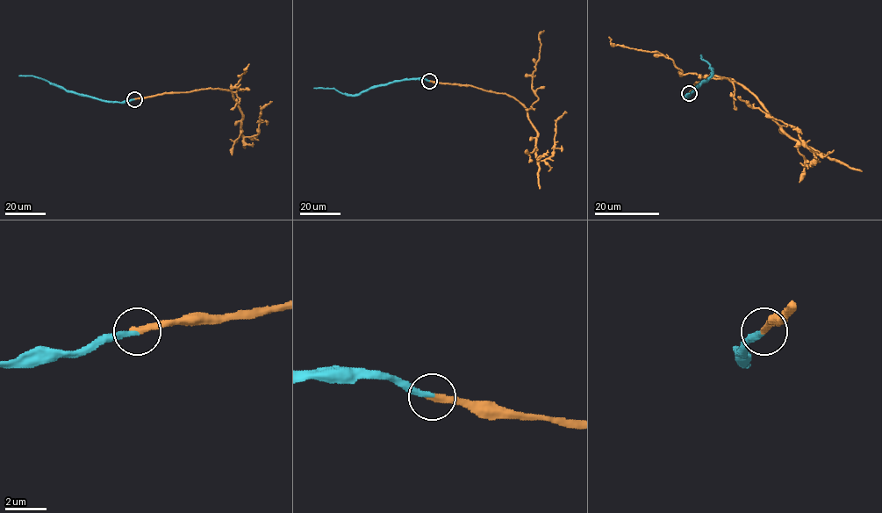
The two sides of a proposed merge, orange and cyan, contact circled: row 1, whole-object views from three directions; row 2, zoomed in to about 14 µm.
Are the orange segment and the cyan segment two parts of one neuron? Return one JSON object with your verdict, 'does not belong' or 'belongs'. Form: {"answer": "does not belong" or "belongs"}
{"answer": "belongs"}

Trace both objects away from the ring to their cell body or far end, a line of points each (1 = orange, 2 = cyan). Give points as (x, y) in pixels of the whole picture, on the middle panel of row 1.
1: (428, 81), (473, 85), (513, 97), (526, 108), (537, 132), (539, 161), (553, 155), (555, 122), (567, 112)
2: (428, 81), (404, 79), (354, 95), (344, 94), (333, 88), (314, 88)

